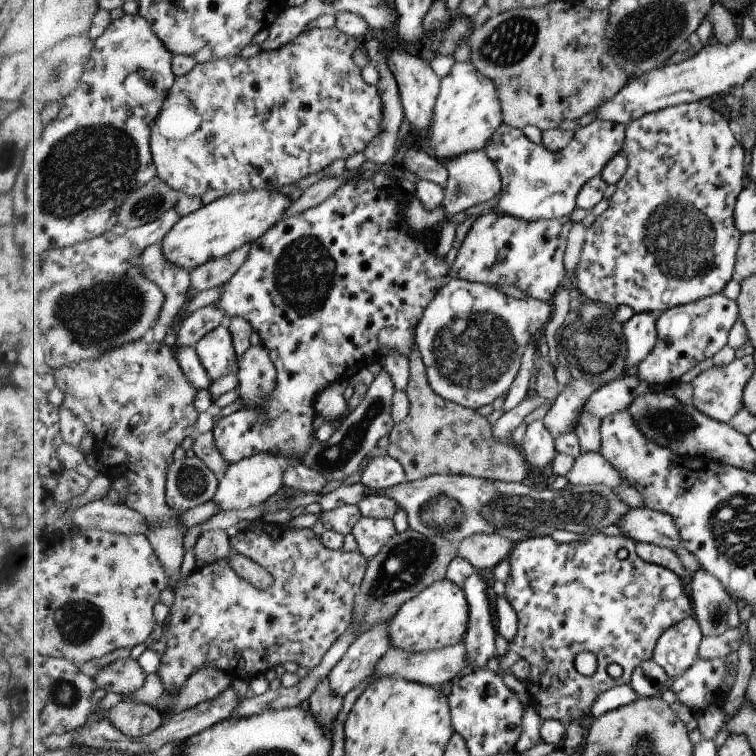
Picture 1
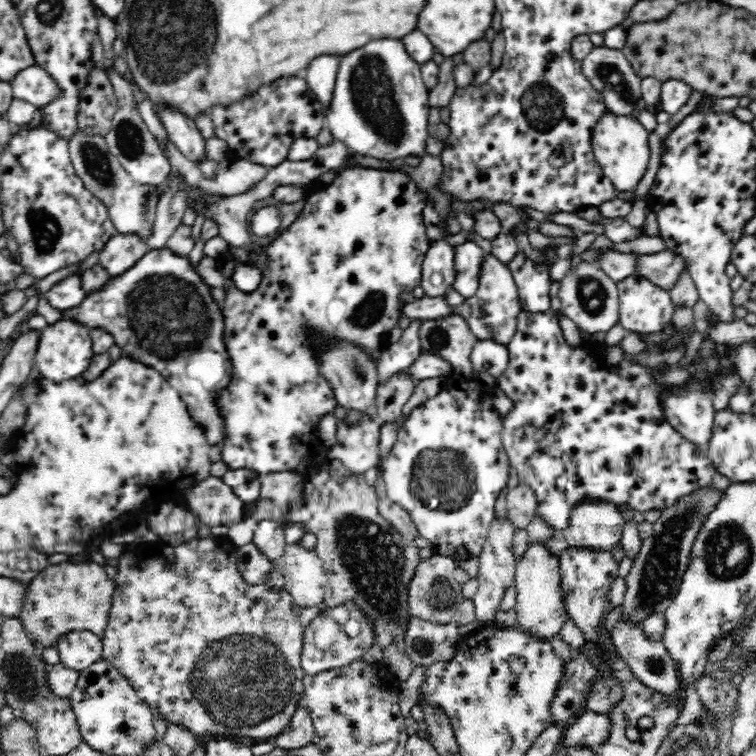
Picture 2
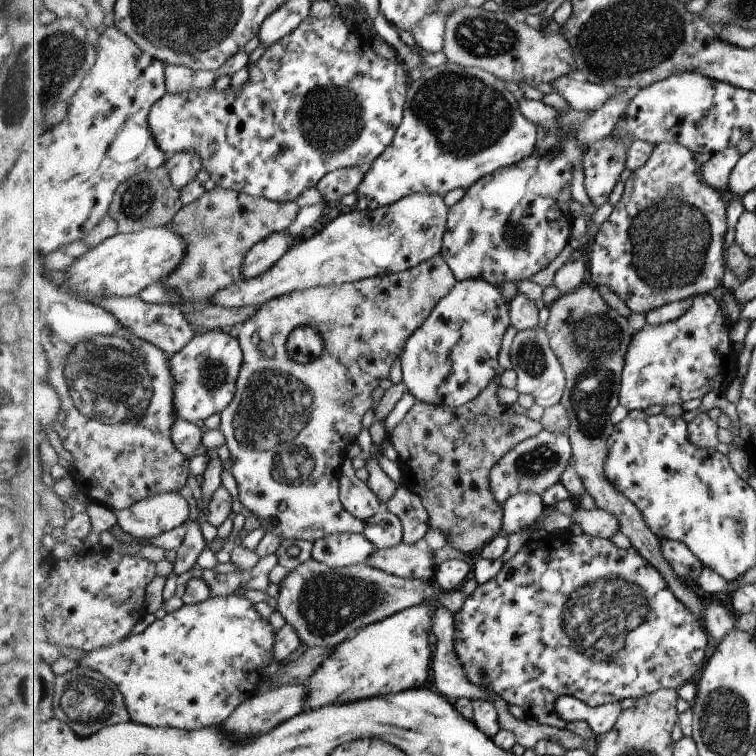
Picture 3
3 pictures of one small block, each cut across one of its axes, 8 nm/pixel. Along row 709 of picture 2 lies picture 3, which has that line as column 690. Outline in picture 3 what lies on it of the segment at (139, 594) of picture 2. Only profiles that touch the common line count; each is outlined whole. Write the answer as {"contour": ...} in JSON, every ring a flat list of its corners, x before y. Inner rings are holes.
{"contour":[[682,143,657,144,649,162,631,172,621,200,590,247,588,270,591,283,611,290,633,313,646,315,669,303,710,293,723,284,728,258,723,256,723,266,713,266,715,262,711,262,709,256,723,254,723,234,727,236,729,230,729,206,723,194,705,182,702,166,697,164,693,154]]}

